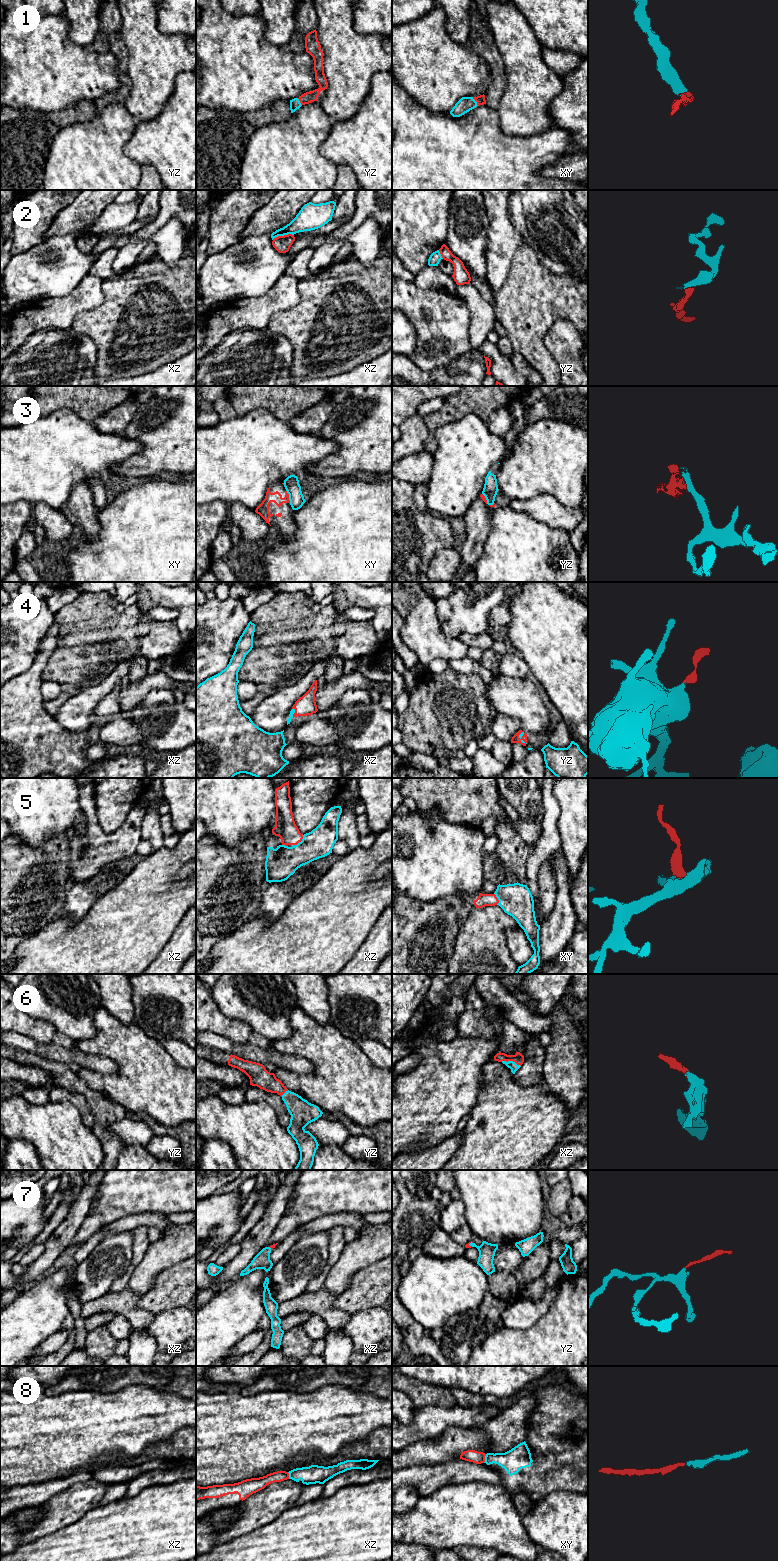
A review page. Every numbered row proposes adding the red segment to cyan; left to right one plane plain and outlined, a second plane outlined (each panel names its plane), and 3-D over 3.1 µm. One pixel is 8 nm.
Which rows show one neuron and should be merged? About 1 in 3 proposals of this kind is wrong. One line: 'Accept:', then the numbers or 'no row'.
Accept: 1, 4, 5, 6, 7

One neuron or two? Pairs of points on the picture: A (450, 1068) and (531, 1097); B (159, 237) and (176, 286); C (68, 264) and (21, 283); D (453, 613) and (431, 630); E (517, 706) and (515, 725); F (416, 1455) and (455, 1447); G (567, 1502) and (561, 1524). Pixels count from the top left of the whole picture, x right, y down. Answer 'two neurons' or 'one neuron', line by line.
A: two neurons
B: two neurons
C: one neuron
D: two neurons
E: two neurons
F: one neuron
G: one neuron

